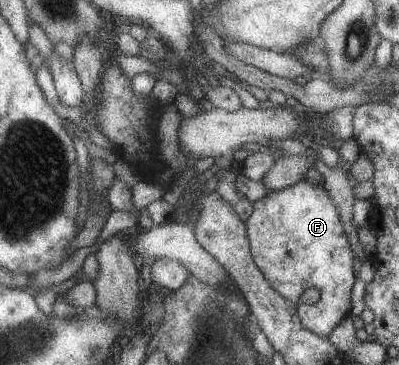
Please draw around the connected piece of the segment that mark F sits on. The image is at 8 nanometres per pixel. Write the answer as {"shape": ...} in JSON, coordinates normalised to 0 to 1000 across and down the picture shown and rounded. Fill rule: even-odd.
{"shape":[[[772,490],[734,512],[679,526],[639,564],[637,586],[622,605],[624,649],[644,726],[664,745],[677,778],[729,830],[747,841],[759,890],[802,921],[827,923],[880,863],[885,800],[897,770],[900,721],[877,671],[862,611],[827,523],[812,504],[782,504]],[[792,786],[805,797],[802,822],[787,836],[757,830],[772,792]]]}

